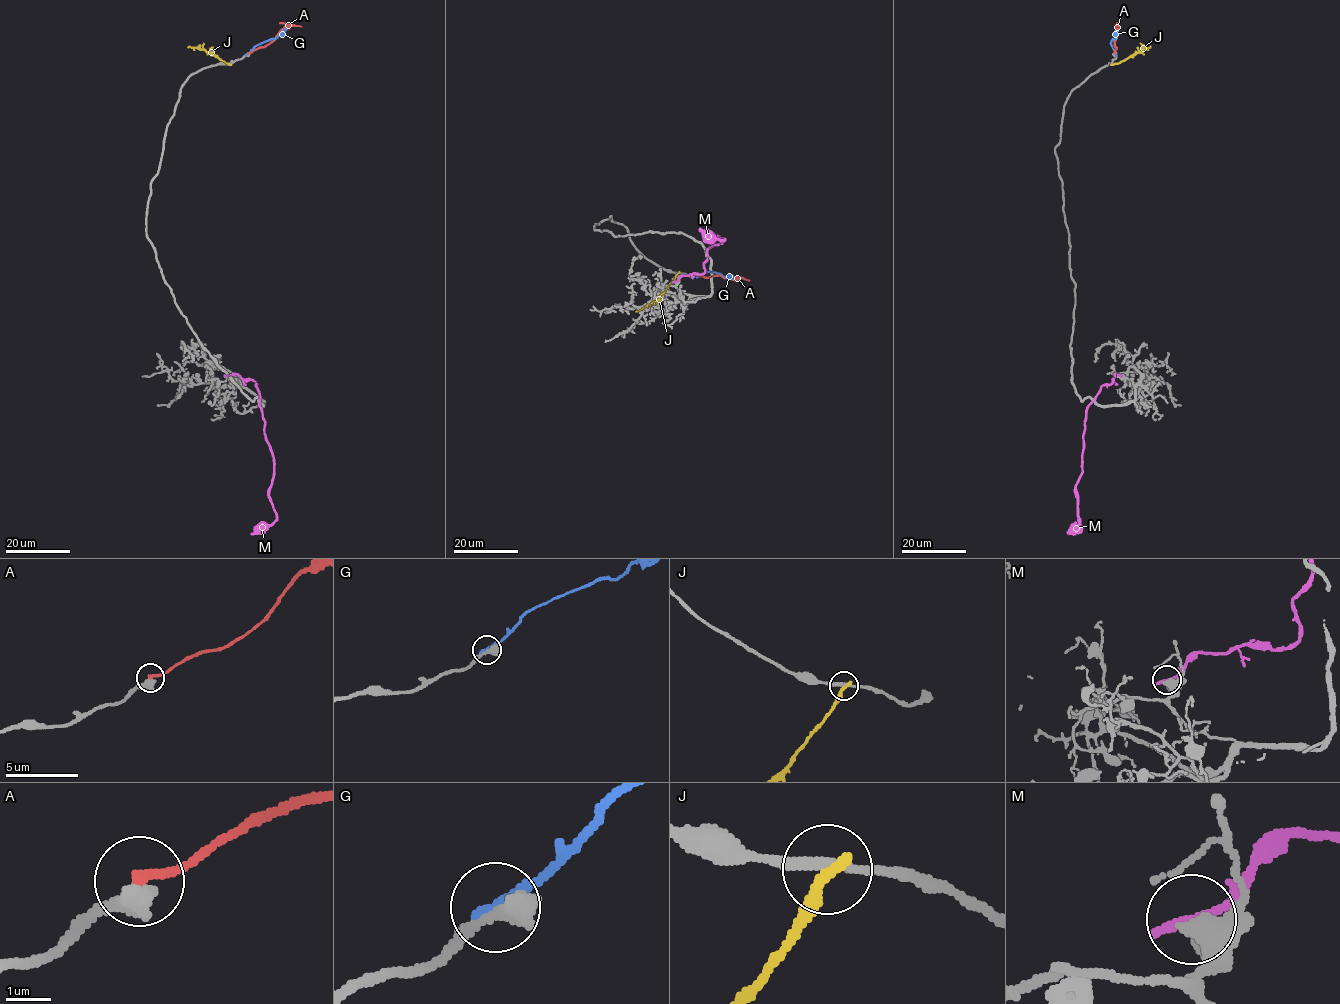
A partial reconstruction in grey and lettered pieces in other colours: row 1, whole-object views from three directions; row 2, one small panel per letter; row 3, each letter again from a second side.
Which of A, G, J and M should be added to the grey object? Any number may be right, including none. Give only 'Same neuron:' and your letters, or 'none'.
Same neuron: none

